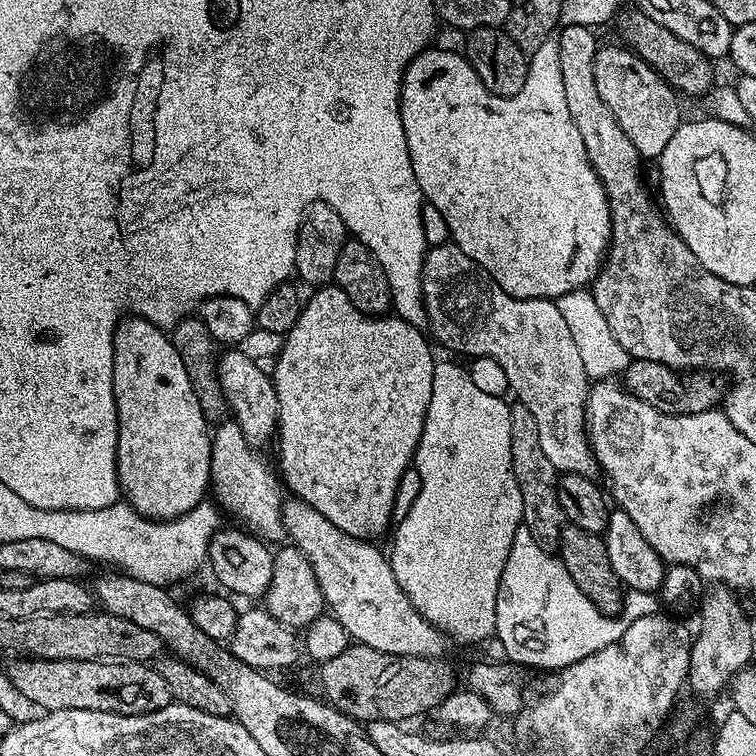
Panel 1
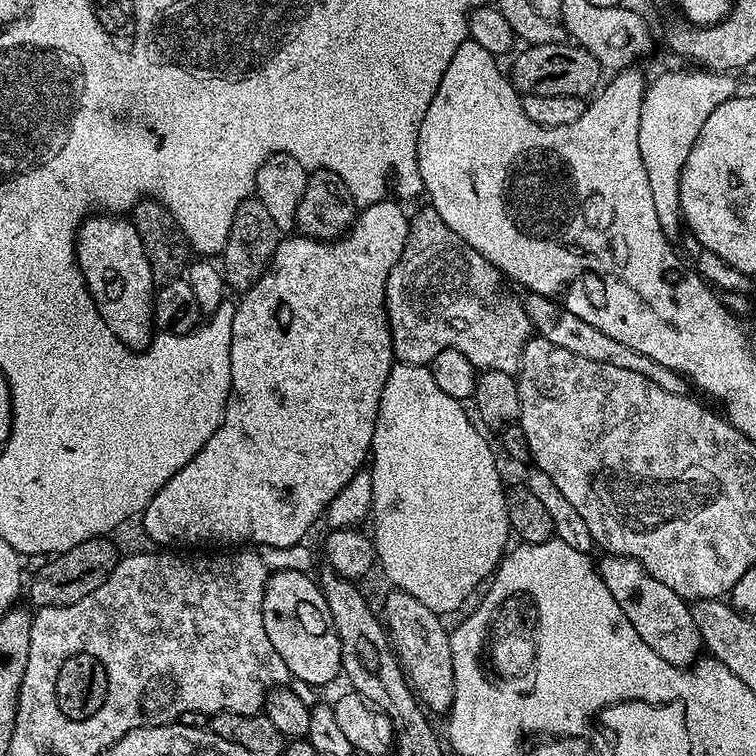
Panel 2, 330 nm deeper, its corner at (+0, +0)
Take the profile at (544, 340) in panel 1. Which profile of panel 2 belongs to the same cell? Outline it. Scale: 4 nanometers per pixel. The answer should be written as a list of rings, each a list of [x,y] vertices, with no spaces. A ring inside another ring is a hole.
[[[424,206],[417,216],[413,215],[409,219],[408,237],[406,246],[402,250],[402,258],[398,258],[394,270],[390,270],[390,278],[386,278],[386,310],[388,311],[388,328],[392,331],[392,351],[395,359],[406,364],[428,366],[431,365],[435,356],[442,354],[442,350],[453,348],[462,350],[462,354],[466,354],[466,358],[470,358],[470,362],[477,370],[502,370],[513,374],[519,372],[522,350],[526,346],[526,342],[532,339],[534,329],[524,309],[524,300],[516,297],[514,293],[508,292],[507,287],[509,288],[509,285],[506,283],[505,277],[500,275],[497,268],[490,262],[486,262],[486,258],[482,258],[482,254],[478,254],[478,250],[474,250],[474,246],[466,246],[466,242],[462,242],[462,238],[458,238],[458,234],[454,234],[454,230],[450,230],[450,226],[446,226],[446,222],[442,222],[442,218],[438,218],[438,214],[433,208]]]

